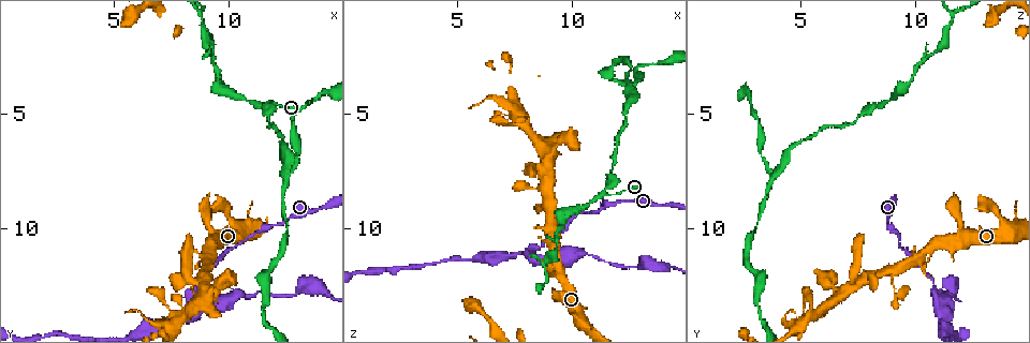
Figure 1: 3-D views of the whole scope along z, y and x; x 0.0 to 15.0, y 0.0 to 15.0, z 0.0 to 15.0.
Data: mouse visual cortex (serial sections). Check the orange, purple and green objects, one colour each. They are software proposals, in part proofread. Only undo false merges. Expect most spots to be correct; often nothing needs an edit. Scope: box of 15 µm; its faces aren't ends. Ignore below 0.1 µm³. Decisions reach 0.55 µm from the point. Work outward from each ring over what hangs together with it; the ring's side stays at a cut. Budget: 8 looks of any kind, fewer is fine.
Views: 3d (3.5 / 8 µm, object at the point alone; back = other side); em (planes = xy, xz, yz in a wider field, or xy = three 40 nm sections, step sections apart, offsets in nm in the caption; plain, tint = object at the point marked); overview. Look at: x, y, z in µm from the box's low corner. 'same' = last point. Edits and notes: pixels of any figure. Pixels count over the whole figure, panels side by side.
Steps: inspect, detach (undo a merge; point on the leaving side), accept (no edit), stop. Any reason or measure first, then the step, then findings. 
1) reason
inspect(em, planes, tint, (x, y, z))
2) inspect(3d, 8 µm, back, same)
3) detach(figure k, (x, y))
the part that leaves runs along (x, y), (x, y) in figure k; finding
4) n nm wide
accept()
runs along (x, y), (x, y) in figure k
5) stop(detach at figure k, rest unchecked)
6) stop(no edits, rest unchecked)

abrupt turn
inspect(3d, 8 µm, (11.5, 4.7, 8.5))

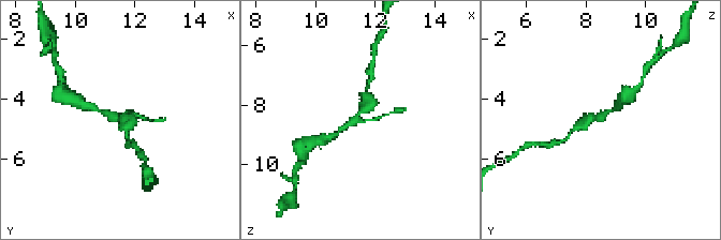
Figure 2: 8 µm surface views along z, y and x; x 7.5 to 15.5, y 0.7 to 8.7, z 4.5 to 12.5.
inspect(3d, 3.5 µm, (11.5, 4.6, 8.6))

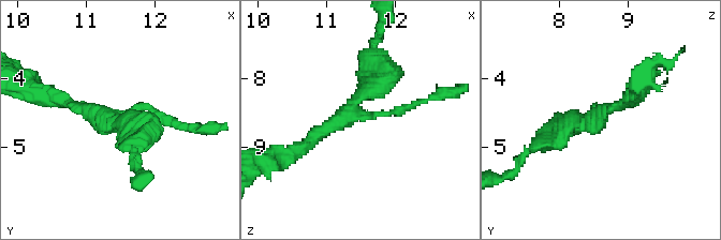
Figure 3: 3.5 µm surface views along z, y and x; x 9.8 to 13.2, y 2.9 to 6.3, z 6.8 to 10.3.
inspect(em, xy, step 5, tint, (11.45, 4.60, 8.50))

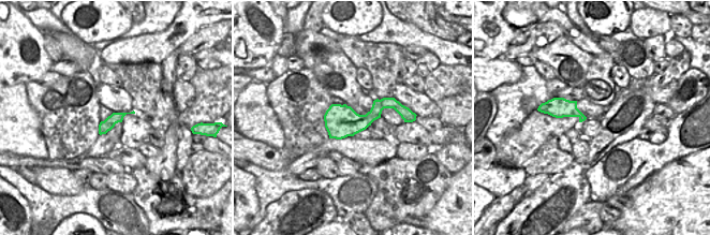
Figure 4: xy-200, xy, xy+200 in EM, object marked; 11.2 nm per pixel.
accept()
runs along (175, 122), (129, 145) in figure 3; continuous, no second cell

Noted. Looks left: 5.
sharp bend
inspect(3d, 3.5 µm, (9.6, 3.8, 9.4))

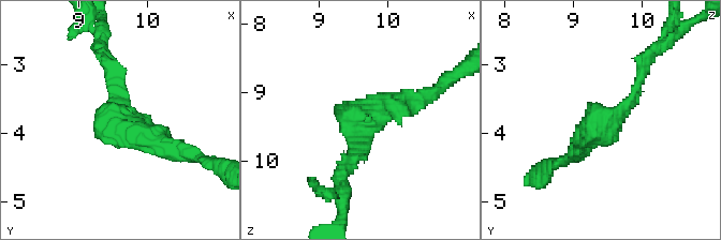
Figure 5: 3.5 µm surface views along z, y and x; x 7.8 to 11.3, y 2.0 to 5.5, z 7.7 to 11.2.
arms of 150, 250 nm
inspect(em, xy, step 3, tint, (9.55, 3.85, 9.35))

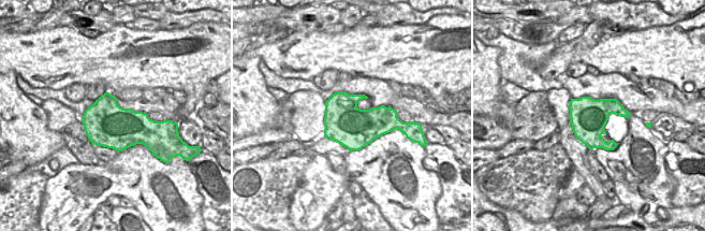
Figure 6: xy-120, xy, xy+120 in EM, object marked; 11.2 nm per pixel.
accept()
runs along (177, 150), (115, 124), (112, 75) in figure 5; all the same cell

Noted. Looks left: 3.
thin neck
inspect(3d, 8 µm, (8.7, 13.1, 9.0))

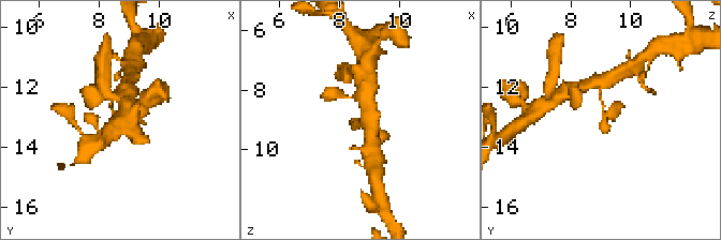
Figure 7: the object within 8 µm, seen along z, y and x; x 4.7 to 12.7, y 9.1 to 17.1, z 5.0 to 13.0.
closer look
inspect(3d, 3.5 µm, (8.7, 13.1, 9.0))

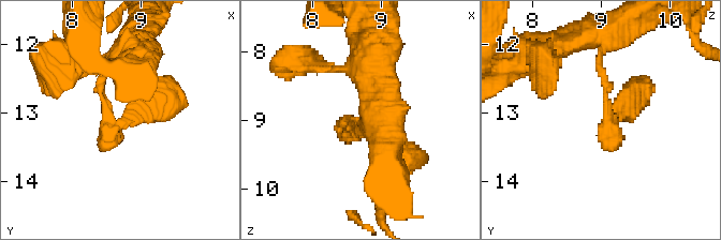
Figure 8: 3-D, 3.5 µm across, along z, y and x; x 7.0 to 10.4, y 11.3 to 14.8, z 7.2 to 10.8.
arms of 150, 400 nm
accept()
runs along (344, 121), (416, 156) in figure 8; one cell here

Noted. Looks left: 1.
stop(no edits, rest unchecked)

